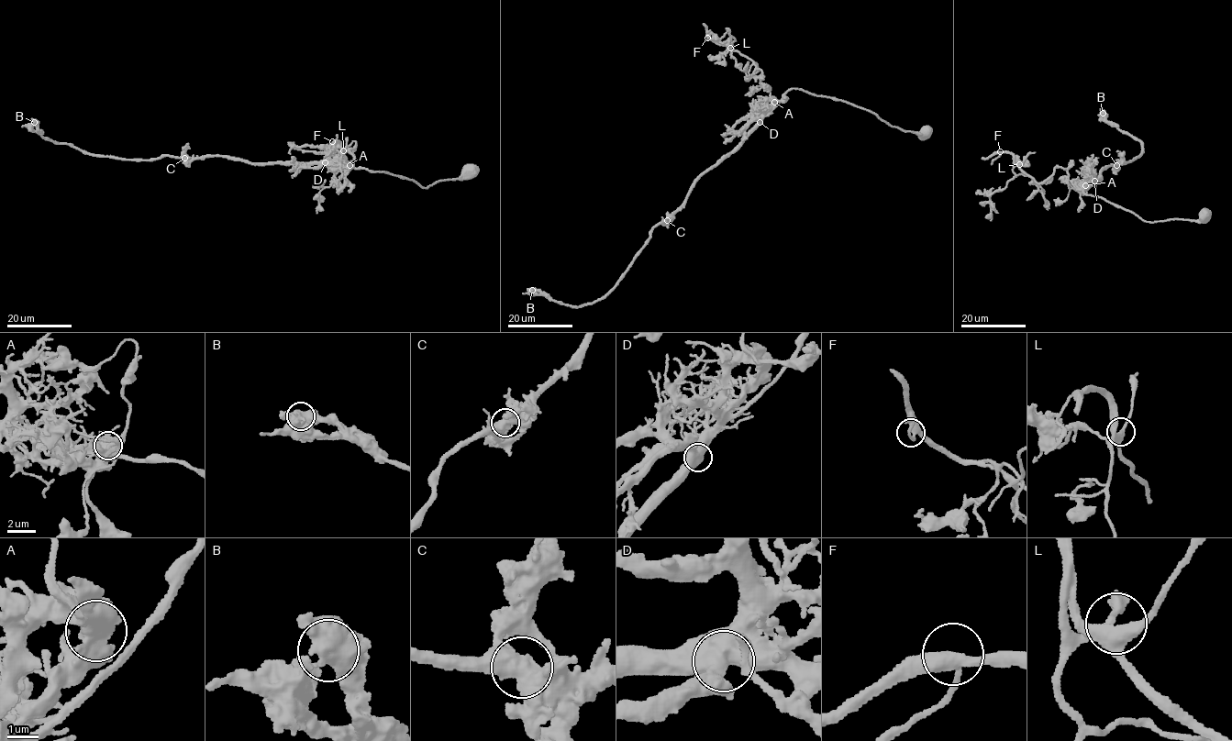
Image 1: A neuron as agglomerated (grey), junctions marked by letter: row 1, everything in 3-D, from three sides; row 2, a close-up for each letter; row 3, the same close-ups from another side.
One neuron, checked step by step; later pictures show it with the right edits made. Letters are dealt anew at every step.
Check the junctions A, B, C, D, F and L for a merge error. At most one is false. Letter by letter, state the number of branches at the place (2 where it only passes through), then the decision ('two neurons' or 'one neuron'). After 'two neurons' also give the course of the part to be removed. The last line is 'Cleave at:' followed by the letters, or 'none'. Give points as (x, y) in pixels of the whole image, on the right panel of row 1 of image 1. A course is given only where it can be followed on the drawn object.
A: branches 3; two neurons; course (1085, 185), (1074, 190), (1057, 167), (1038, 182), (1015, 164), (1006, 187), (989, 194), (990, 220)
B: branches 3; one neuron
C: branches 3; one neuron
D: branches 3; one neuron
F: branches 3; one neuron
L: branches 3; one neuron
Cleave at: A

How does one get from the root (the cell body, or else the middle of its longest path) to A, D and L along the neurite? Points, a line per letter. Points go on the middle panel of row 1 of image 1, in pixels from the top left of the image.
A: (926, 133), (926, 137), (903, 131), (861, 108), (799, 89), (792, 88), (780, 103), (774, 102)
D: (926, 133), (926, 137), (903, 131), (849, 103), (794, 88), (787, 92), (760, 122)
L: (926, 133), (903, 131), (861, 108), (799, 89), (774, 104), (768, 84), (752, 77), (756, 64), (730, 48)

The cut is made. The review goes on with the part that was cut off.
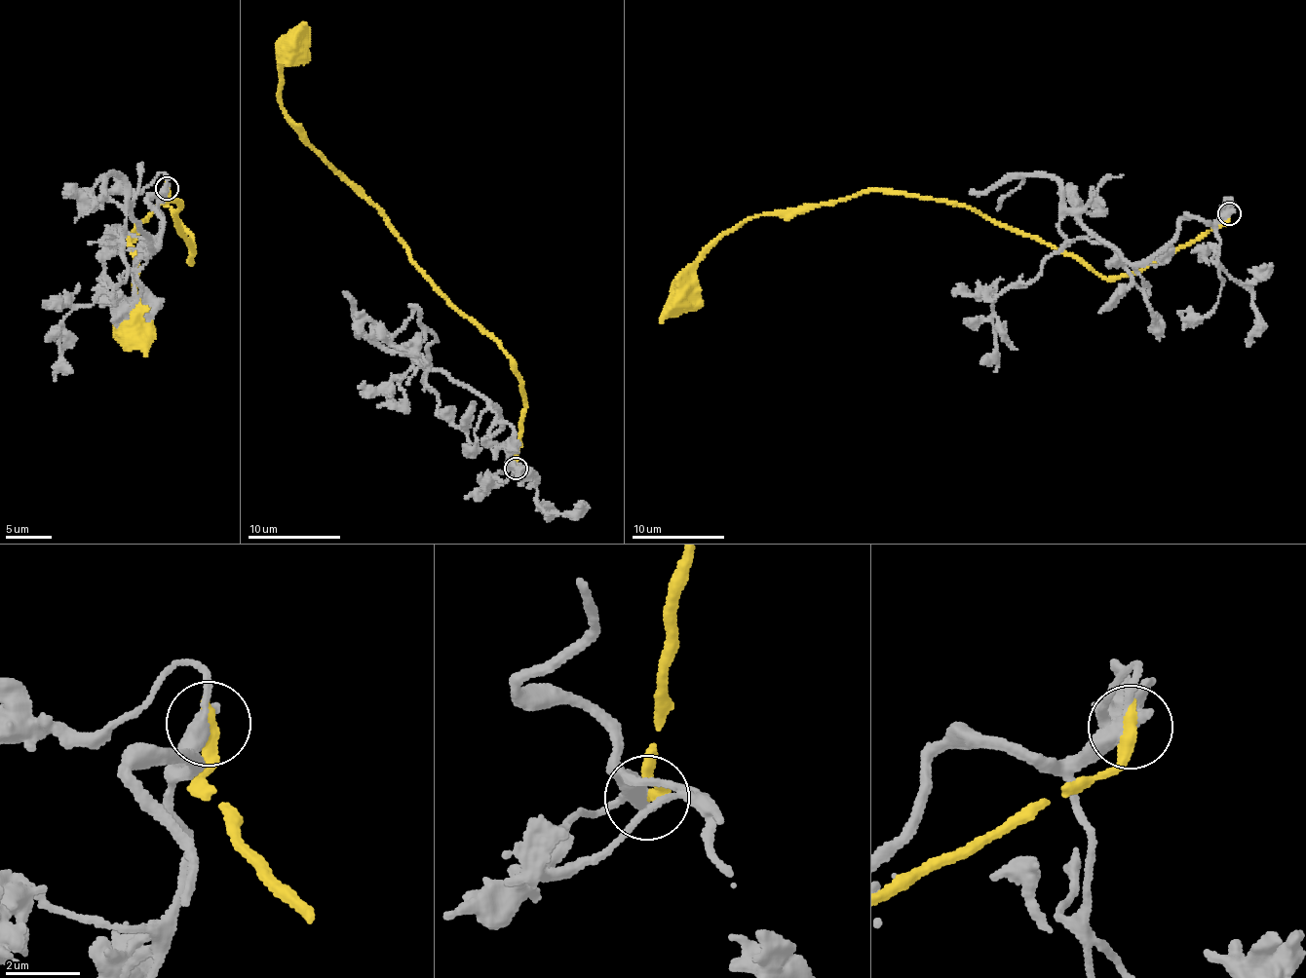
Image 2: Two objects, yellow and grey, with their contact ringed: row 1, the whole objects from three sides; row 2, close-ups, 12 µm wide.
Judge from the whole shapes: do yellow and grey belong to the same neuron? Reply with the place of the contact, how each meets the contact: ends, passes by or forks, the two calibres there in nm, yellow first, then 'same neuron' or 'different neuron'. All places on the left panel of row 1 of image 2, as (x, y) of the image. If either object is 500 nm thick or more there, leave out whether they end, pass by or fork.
at (167, 188); yellow ends there; grey passes by; 400 nm thick on the yellow side, 360 nm on the other; different neuron

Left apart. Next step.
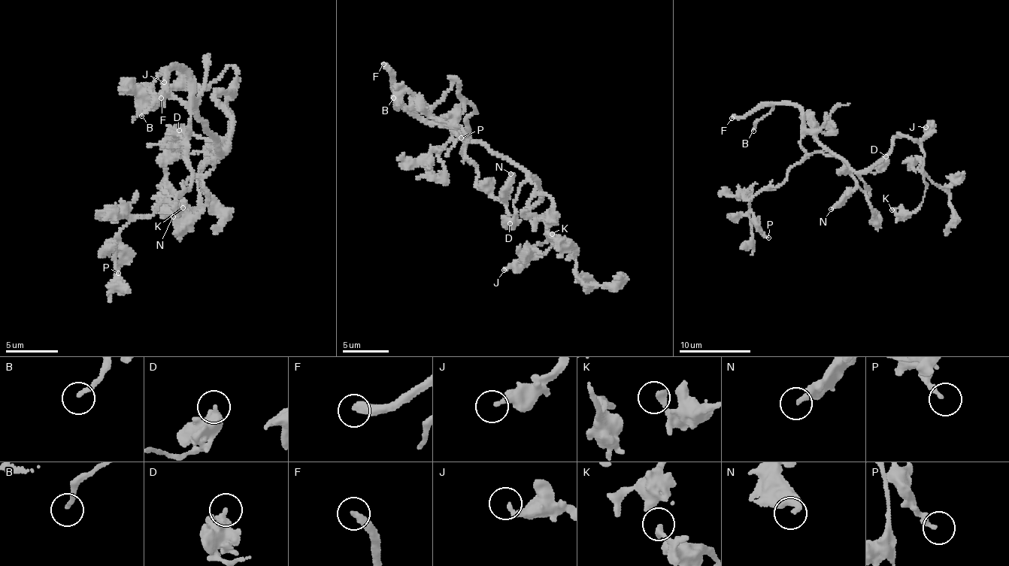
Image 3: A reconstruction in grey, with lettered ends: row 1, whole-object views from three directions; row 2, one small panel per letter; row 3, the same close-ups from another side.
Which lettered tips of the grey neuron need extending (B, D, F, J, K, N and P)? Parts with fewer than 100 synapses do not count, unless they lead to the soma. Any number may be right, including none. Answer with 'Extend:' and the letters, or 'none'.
Extend: B, F

